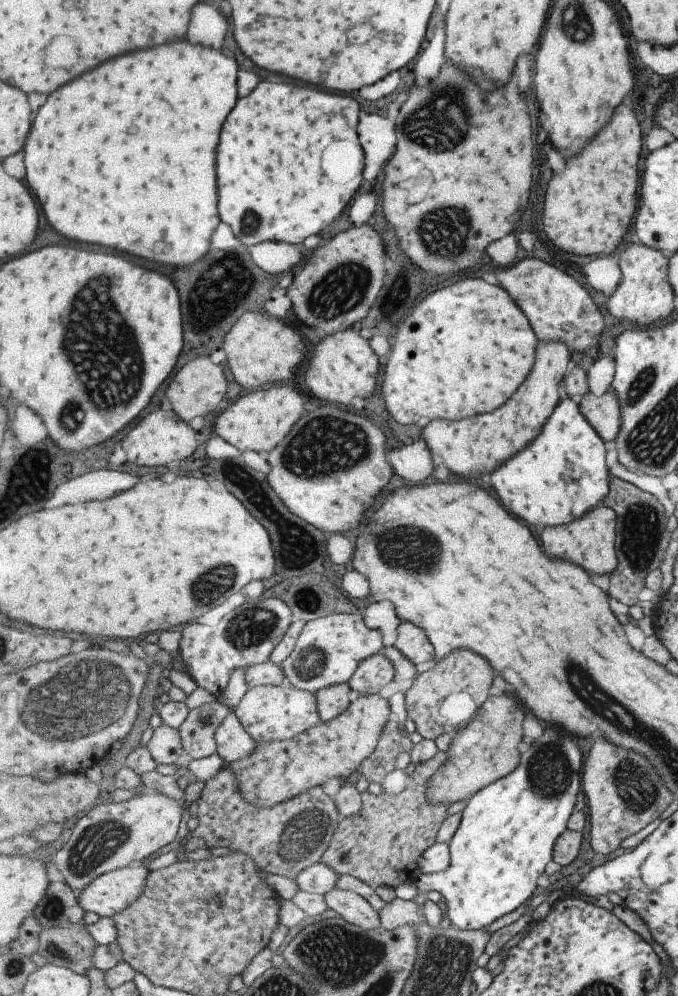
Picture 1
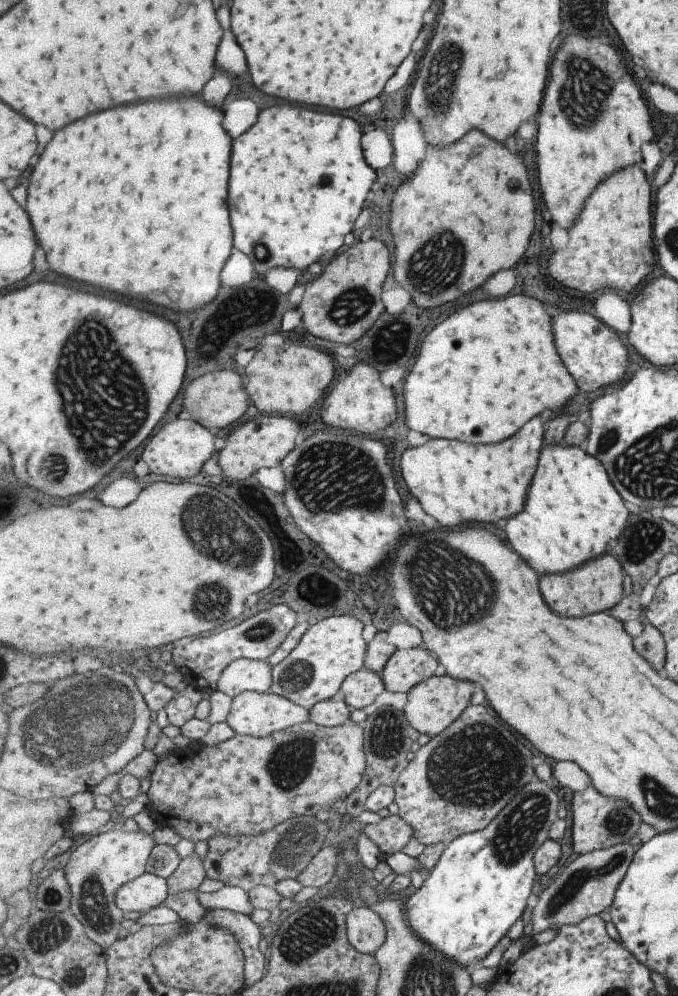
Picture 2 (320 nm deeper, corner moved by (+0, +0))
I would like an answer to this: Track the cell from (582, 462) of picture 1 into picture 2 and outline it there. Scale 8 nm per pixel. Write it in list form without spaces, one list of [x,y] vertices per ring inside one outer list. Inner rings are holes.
[[[563,443],[559,447],[547,447],[543,449],[532,482],[533,486],[529,487],[529,502],[526,502],[527,506],[525,506],[525,512],[521,512],[519,516],[515,516],[515,518],[509,520],[509,524],[505,526],[505,534],[507,534],[507,540],[509,540],[509,544],[513,546],[513,550],[517,550],[517,552],[521,554],[521,558],[525,558],[525,562],[529,562],[529,566],[533,566],[533,570],[537,570],[539,574],[568,573],[569,571],[574,571],[575,569],[582,567],[593,559],[598,559],[603,555],[607,555],[611,552],[610,547],[612,546],[612,542],[621,538],[625,529],[628,529],[632,514],[629,512],[625,500],[621,498],[621,493],[617,492],[616,486],[612,483],[612,479],[609,476],[606,466],[597,457],[590,455],[588,452],[581,450],[581,448],[578,448],[577,446],[571,447],[570,445]]]

